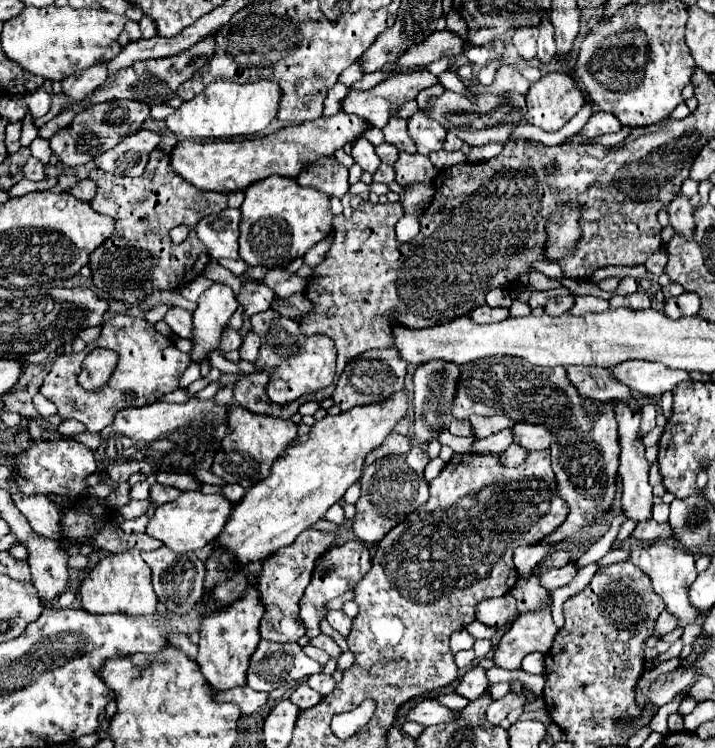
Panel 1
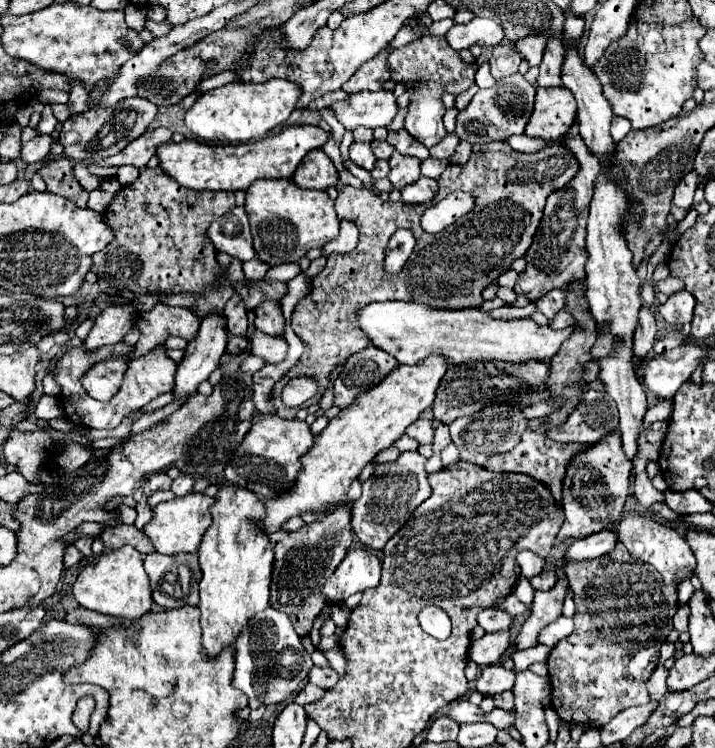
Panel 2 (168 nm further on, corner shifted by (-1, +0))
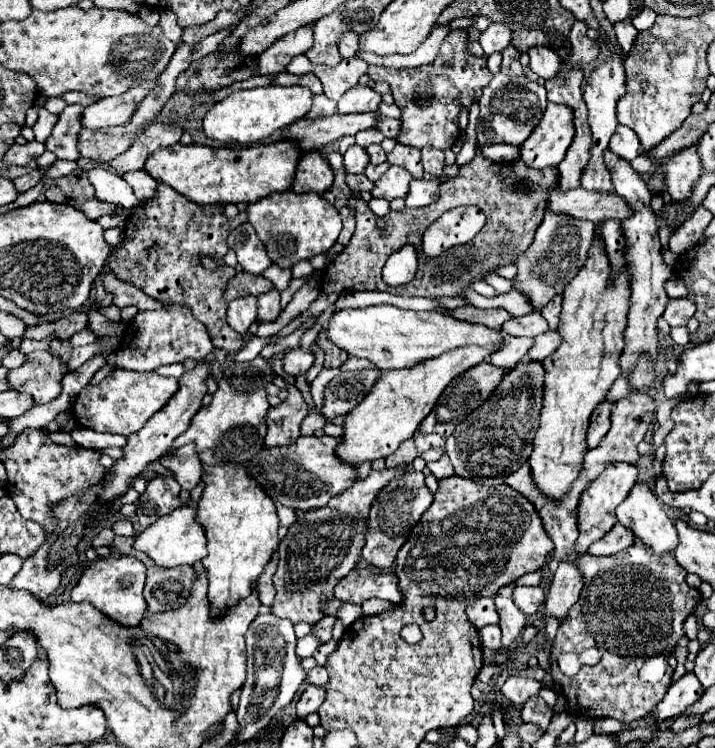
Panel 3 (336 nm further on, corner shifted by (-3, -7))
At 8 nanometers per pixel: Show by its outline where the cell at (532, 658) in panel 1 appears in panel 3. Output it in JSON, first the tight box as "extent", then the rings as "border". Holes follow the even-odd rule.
{"extent":[520,695,552,731],"border":[[[534,695],[526,703],[520,705],[520,717],[524,723],[532,723],[532,725],[540,727],[542,731],[546,731],[552,721],[550,707],[546,705],[546,701],[540,695]]]}

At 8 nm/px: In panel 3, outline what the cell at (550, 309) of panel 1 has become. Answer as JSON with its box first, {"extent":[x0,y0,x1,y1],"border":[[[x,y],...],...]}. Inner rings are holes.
{"extent":[542,295,562,329],"border":[[[558,295],[556,299],[552,299],[548,303],[548,307],[544,307],[542,317],[548,321],[550,329],[558,329],[558,321],[560,321],[560,309],[562,309],[562,297]]]}

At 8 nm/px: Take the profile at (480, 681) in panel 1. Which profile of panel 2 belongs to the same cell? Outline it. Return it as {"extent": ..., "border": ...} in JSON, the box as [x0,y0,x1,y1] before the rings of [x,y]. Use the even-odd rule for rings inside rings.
{"extent":[476,664,516,696],"border":[[[500,664],[486,666],[480,674],[480,678],[476,680],[476,690],[482,692],[484,696],[494,696],[494,694],[506,692],[506,690],[512,690],[514,680],[516,680],[516,674],[512,670],[506,670]]]}

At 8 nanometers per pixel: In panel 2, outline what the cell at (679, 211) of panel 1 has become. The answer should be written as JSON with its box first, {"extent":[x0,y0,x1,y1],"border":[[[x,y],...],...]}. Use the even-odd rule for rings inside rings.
{"extent":[674,170,698,210],"border":[[[692,170],[688,172],[680,184],[676,186],[676,194],[674,194],[674,204],[688,210],[692,206],[692,200],[694,200],[694,192],[696,192],[696,186],[698,186],[698,174]]]}

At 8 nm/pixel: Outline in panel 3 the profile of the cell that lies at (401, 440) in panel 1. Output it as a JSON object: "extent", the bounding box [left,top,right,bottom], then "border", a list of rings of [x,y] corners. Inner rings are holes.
{"extent":[386,439,418,469],"border":[[[408,439],[408,441],[404,441],[398,449],[396,449],[396,453],[392,453],[392,455],[388,455],[386,457],[386,467],[390,467],[390,469],[394,469],[394,467],[402,467],[402,465],[412,465],[412,461],[418,457],[418,451],[416,451],[416,447],[414,447],[414,439]]]}

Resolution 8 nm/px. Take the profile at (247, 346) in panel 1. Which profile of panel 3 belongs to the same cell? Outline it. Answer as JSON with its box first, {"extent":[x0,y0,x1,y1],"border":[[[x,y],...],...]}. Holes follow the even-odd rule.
{"extent":[282,349,314,375],"border":[[[290,349],[282,357],[282,369],[288,375],[308,371],[312,367],[312,363],[314,363],[314,355],[310,351],[302,351],[302,349]]]}

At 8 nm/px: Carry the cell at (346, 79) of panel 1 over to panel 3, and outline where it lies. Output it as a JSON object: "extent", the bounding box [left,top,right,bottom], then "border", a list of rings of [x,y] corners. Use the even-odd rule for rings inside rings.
{"extent":[308,95,338,119],"border":[[[314,95],[314,103],[312,103],[312,109],[308,111],[308,119],[320,119],[332,113],[338,113],[336,103],[324,95]]]}

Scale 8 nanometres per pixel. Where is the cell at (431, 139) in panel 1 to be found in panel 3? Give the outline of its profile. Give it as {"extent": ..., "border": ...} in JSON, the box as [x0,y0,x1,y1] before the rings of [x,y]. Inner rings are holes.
{"extent":[368,29,492,149],"border":[[[456,29],[450,31],[444,39],[438,57],[434,63],[416,67],[416,69],[394,69],[394,67],[368,67],[368,77],[374,81],[388,81],[392,89],[392,97],[396,105],[402,109],[402,131],[398,137],[398,143],[410,145],[410,147],[436,147],[436,149],[448,149],[458,139],[458,109],[460,105],[468,107],[478,95],[482,95],[482,89],[492,79],[492,73],[486,69],[484,57],[474,57],[466,51],[466,31]]]}

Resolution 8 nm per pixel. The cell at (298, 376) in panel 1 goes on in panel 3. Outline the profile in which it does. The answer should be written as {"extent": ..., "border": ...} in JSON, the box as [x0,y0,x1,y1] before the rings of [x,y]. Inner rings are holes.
{"extent":[258,289,282,323],"border":[[[274,289],[268,295],[258,297],[258,321],[260,323],[272,323],[278,319],[282,307],[280,307],[280,291]]]}

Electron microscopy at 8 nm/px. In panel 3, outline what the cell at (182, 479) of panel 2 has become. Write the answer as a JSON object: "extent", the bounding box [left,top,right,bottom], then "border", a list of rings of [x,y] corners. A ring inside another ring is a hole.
{"extent":[160,445,202,491],"border":[[[194,445],[176,449],[174,455],[162,457],[160,463],[166,463],[168,469],[174,471],[174,477],[184,491],[192,491],[202,479],[202,465],[200,465]]]}

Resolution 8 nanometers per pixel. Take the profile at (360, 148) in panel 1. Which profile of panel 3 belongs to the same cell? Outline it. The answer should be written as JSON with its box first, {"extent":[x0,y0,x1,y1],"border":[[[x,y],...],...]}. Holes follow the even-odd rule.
{"extent":[344,145,370,173],"border":[[[352,145],[352,147],[344,153],[344,165],[346,165],[348,173],[362,173],[368,163],[370,163],[370,155],[366,153],[364,147]]]}

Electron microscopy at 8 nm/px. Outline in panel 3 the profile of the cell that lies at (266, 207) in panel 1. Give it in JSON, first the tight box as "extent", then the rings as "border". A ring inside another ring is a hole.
{"extent":[248,193,342,269],"border":[[[272,193],[248,205],[248,221],[254,225],[260,241],[264,243],[270,261],[282,269],[290,269],[302,259],[326,253],[336,243],[342,231],[338,209],[318,193]]]}

